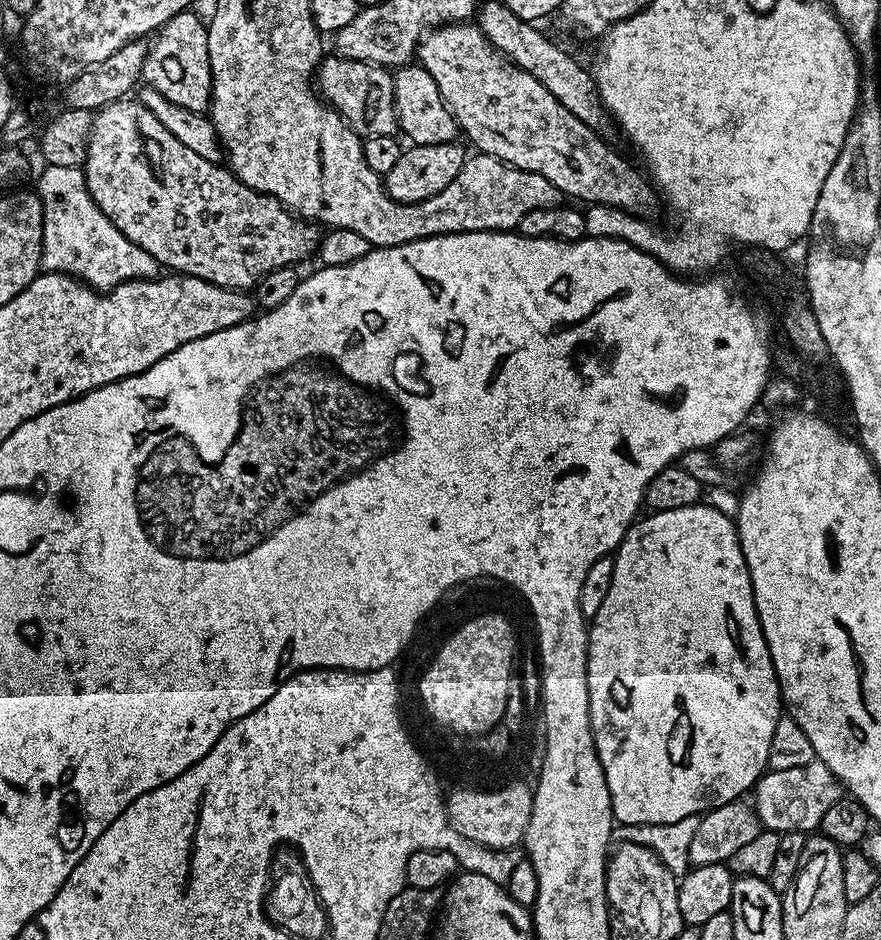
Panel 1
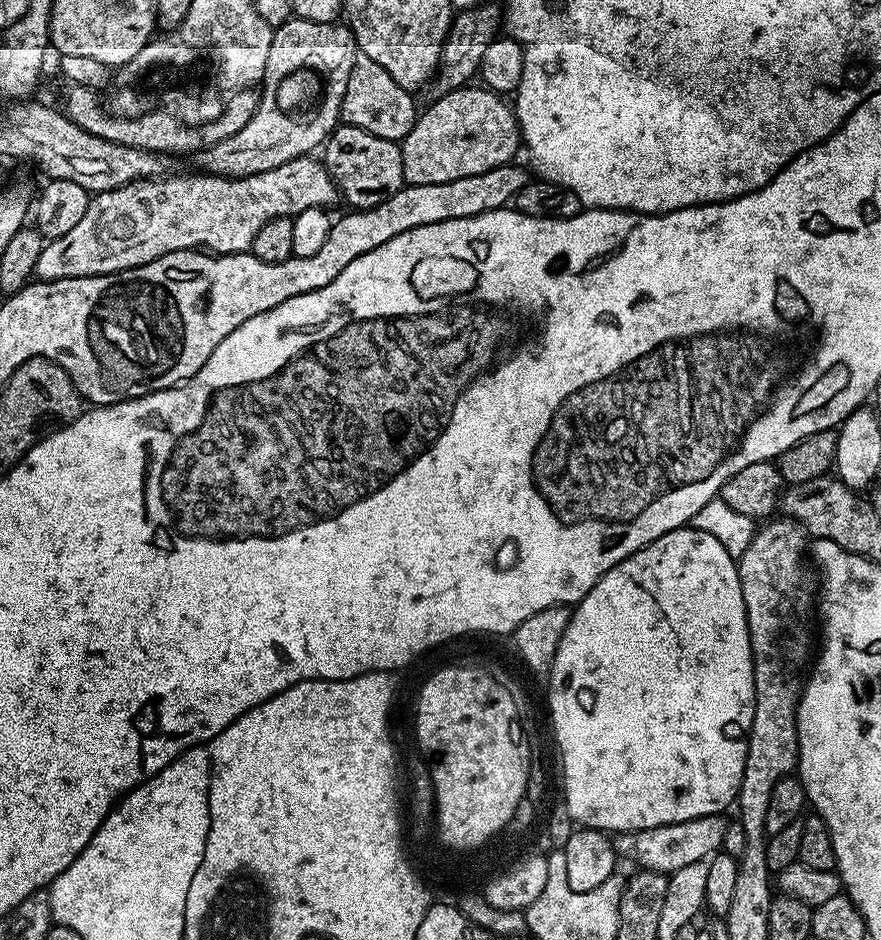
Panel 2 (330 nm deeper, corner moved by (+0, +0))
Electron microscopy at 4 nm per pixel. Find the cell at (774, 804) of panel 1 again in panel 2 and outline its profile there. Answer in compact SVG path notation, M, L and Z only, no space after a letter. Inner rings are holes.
M723 815L707 816L687 822L671 823L670 826L647 828L640 832L629 830L617 833L613 837L613 844L621 859L636 862L639 869L669 876L684 866L709 859L718 852L723 847L727 825L727 819Z

